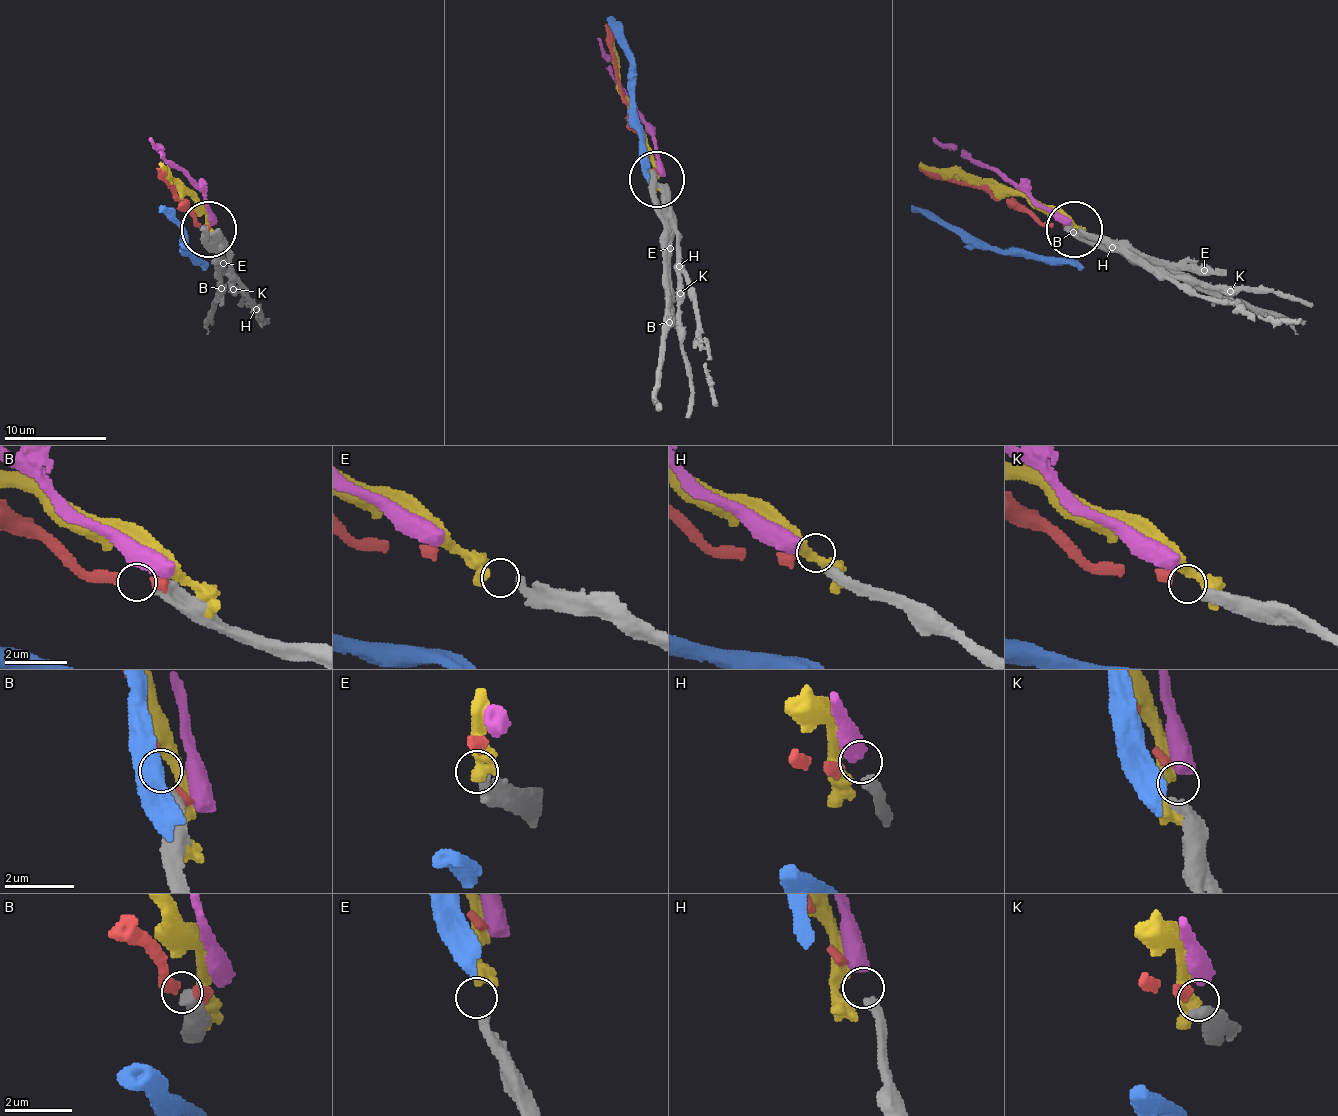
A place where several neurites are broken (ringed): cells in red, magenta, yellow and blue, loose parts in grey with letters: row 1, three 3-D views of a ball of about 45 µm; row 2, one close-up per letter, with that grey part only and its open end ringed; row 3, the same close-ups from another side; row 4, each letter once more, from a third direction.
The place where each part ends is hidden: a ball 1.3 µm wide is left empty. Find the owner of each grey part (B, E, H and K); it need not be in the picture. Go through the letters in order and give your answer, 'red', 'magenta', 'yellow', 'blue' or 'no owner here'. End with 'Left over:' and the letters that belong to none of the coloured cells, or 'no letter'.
B: no owner here
E: yellow
H: magenta
K: red
Left over: B

